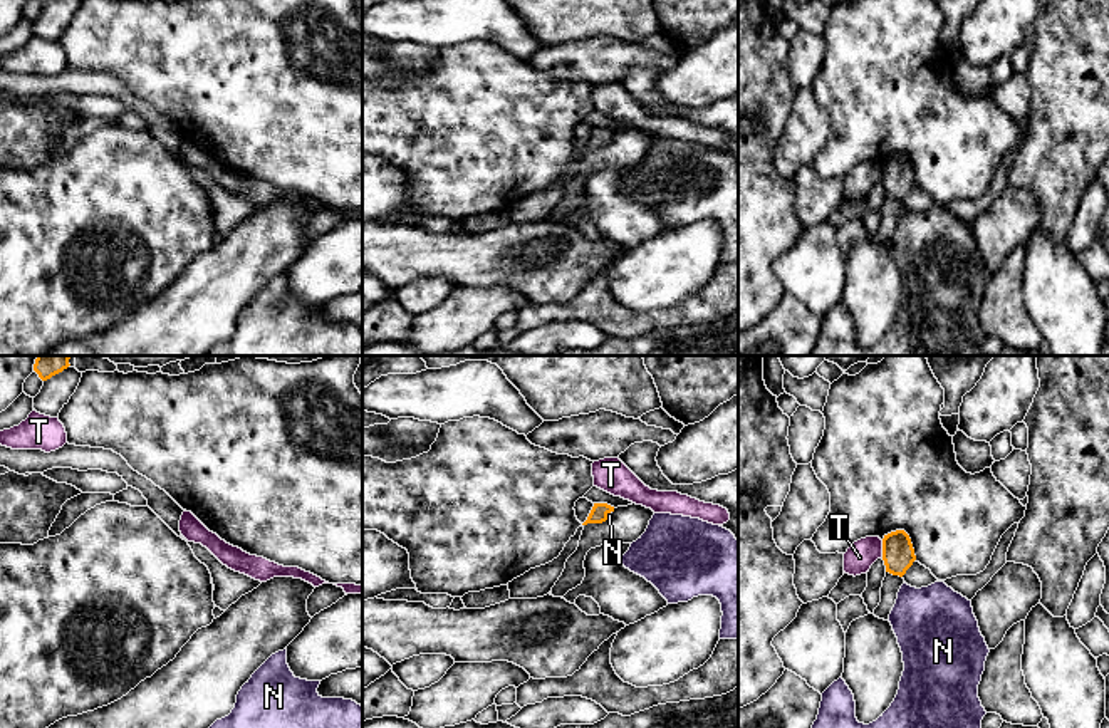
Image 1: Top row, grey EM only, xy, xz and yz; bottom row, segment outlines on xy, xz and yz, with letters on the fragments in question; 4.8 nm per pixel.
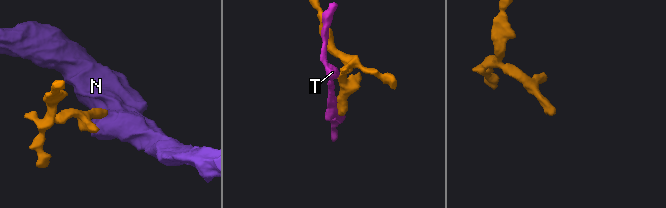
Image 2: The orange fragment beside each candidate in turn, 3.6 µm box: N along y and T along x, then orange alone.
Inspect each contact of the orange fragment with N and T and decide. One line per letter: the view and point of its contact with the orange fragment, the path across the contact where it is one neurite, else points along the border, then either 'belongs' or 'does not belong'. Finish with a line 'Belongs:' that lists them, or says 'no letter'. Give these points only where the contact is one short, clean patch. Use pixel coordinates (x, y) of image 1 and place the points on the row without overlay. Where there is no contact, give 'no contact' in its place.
N: meets orange in xz at (609, 136); runs through xz (599, 136), (609, 136), (609, 140); belongs
T: meets orange in yz at (883, 173); does not belong
Belongs: N

